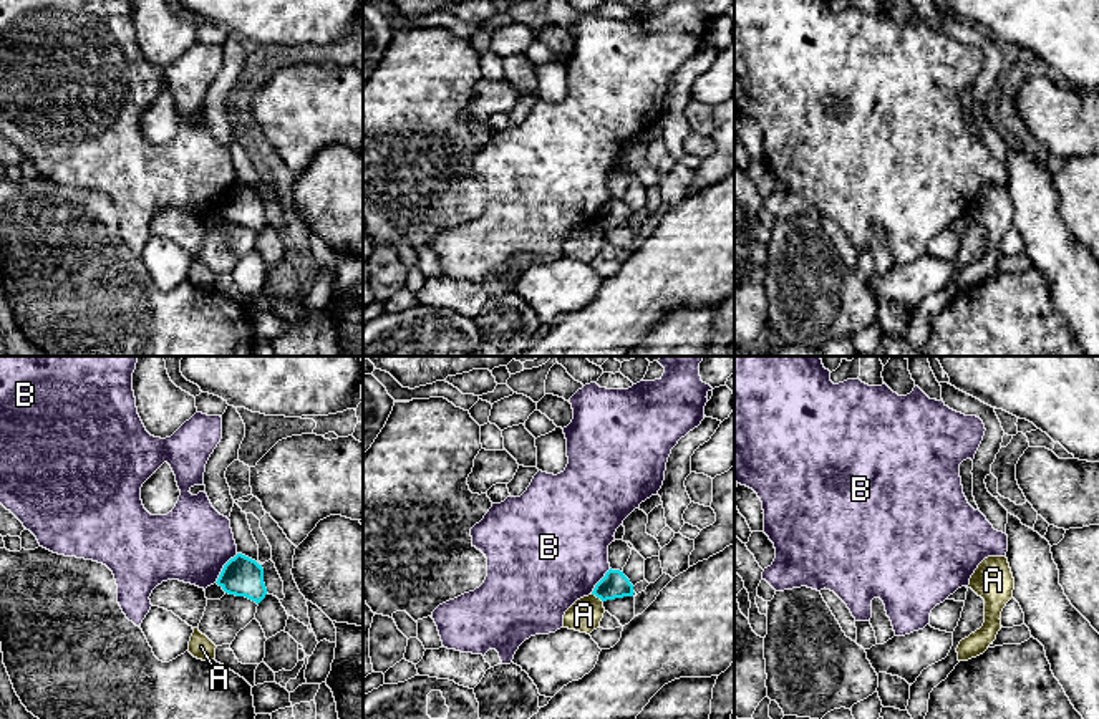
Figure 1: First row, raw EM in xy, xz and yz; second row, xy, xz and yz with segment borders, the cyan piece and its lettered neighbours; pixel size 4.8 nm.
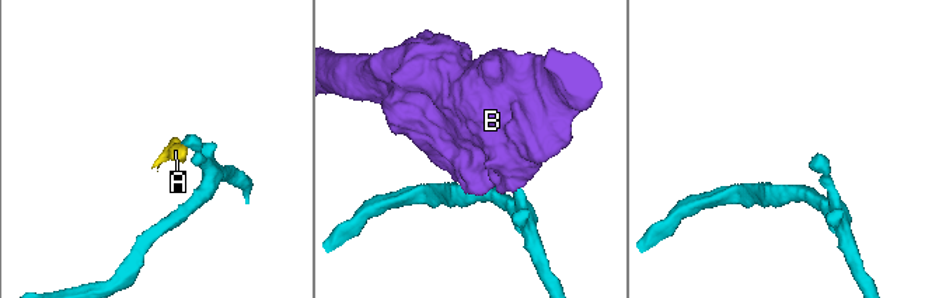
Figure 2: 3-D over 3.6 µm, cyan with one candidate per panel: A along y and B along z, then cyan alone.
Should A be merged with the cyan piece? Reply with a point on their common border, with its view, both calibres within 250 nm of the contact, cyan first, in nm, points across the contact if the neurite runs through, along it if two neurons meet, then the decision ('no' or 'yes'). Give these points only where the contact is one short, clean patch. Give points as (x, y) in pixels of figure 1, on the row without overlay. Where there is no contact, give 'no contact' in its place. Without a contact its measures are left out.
xz (597, 226) | 130/160 nm | along xz (592, 222), (602, 231) | no

